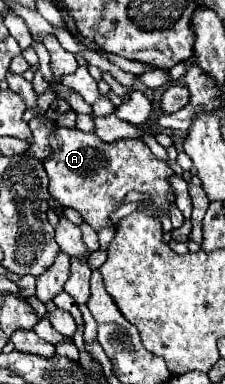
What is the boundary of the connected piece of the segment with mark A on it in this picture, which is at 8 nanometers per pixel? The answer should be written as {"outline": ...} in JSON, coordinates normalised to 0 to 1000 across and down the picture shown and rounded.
{"outline":[[[253,328],[227,354],[227,411],[200,417],[200,448],[218,458],[218,505],[271,526],[289,542],[333,542],[360,568],[413,594],[511,589],[493,557],[547,531],[547,510],[582,495],[653,500],[689,536],[618,526],[618,547],[662,547],[707,568],[707,547],[751,557],[751,531],[778,526],[751,464],[769,443],[698,417],[636,365],[538,365],[538,370],[449,370],[422,349],[378,349],[360,339],[307,339]]]}

